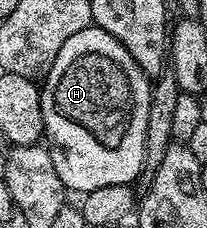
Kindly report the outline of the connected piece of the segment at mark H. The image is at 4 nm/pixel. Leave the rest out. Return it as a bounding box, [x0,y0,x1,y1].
[40,27,153,195]

